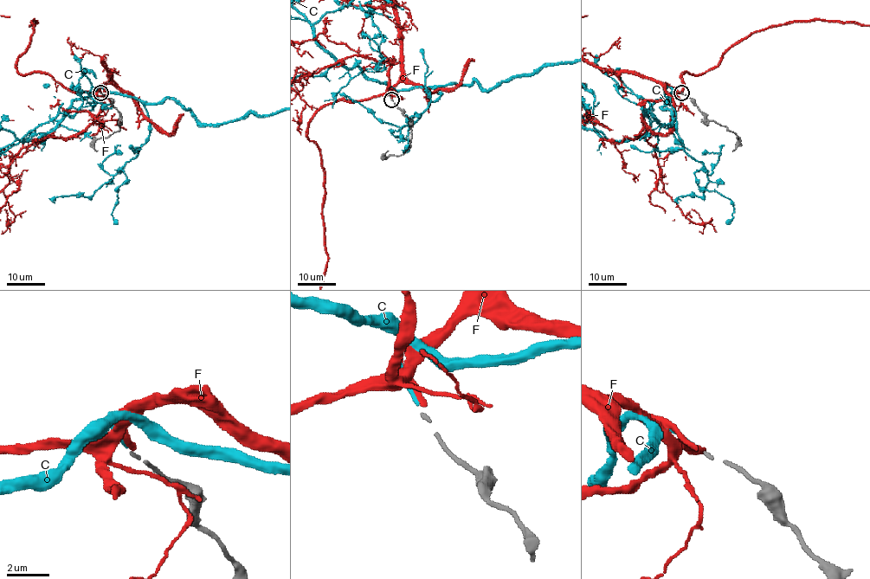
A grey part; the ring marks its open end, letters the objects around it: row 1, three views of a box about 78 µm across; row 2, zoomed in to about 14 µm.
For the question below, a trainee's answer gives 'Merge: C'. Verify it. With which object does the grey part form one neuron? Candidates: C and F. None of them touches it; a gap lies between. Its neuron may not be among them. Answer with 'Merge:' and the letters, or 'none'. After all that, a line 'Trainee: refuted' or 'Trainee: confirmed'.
Merge: C
Trainee: confirmed

